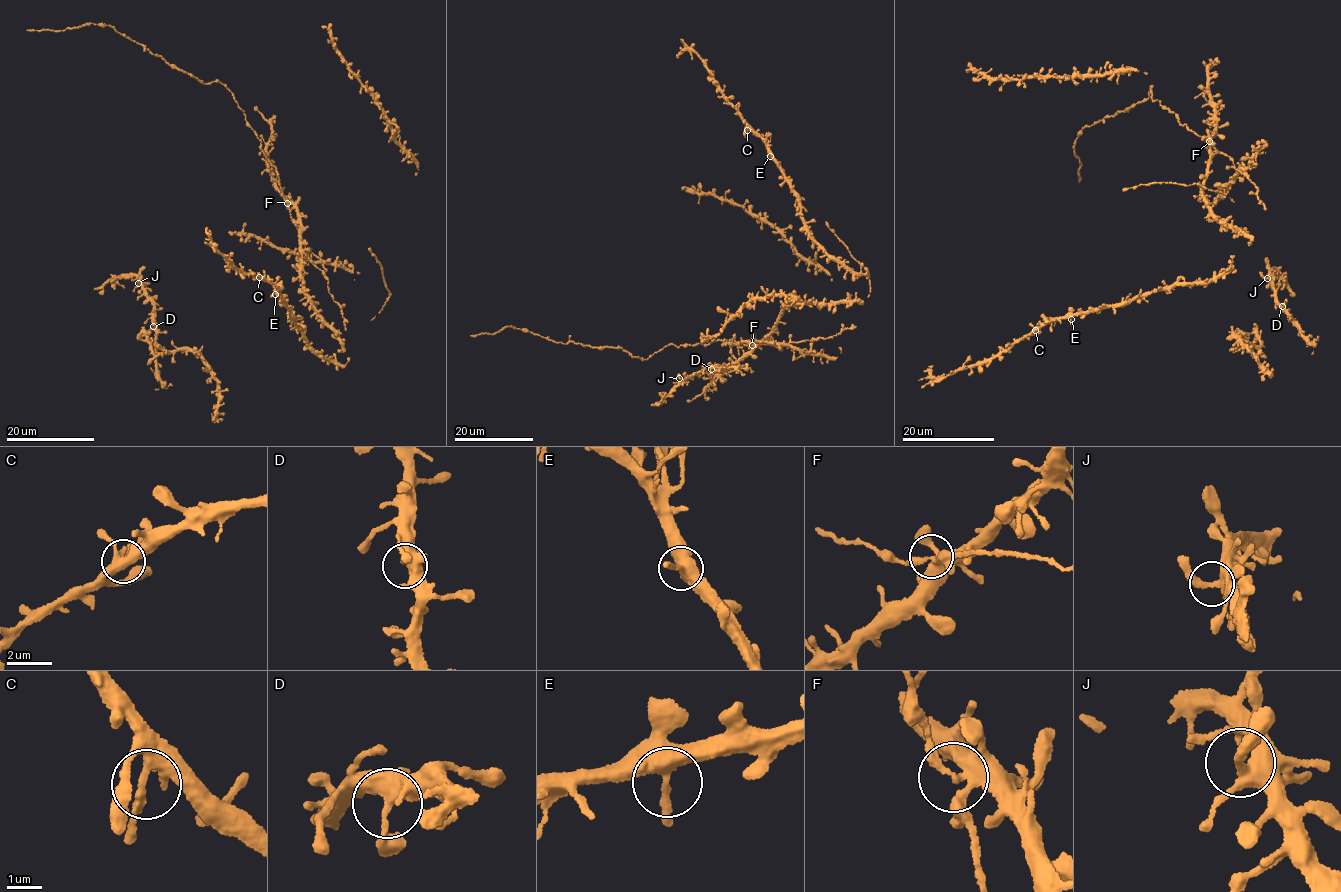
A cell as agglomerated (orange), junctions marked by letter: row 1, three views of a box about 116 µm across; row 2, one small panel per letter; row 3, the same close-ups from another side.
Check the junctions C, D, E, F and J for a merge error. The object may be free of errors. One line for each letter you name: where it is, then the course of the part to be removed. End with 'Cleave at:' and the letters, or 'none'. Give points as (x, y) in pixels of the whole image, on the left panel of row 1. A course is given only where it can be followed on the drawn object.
Cleave at: none

